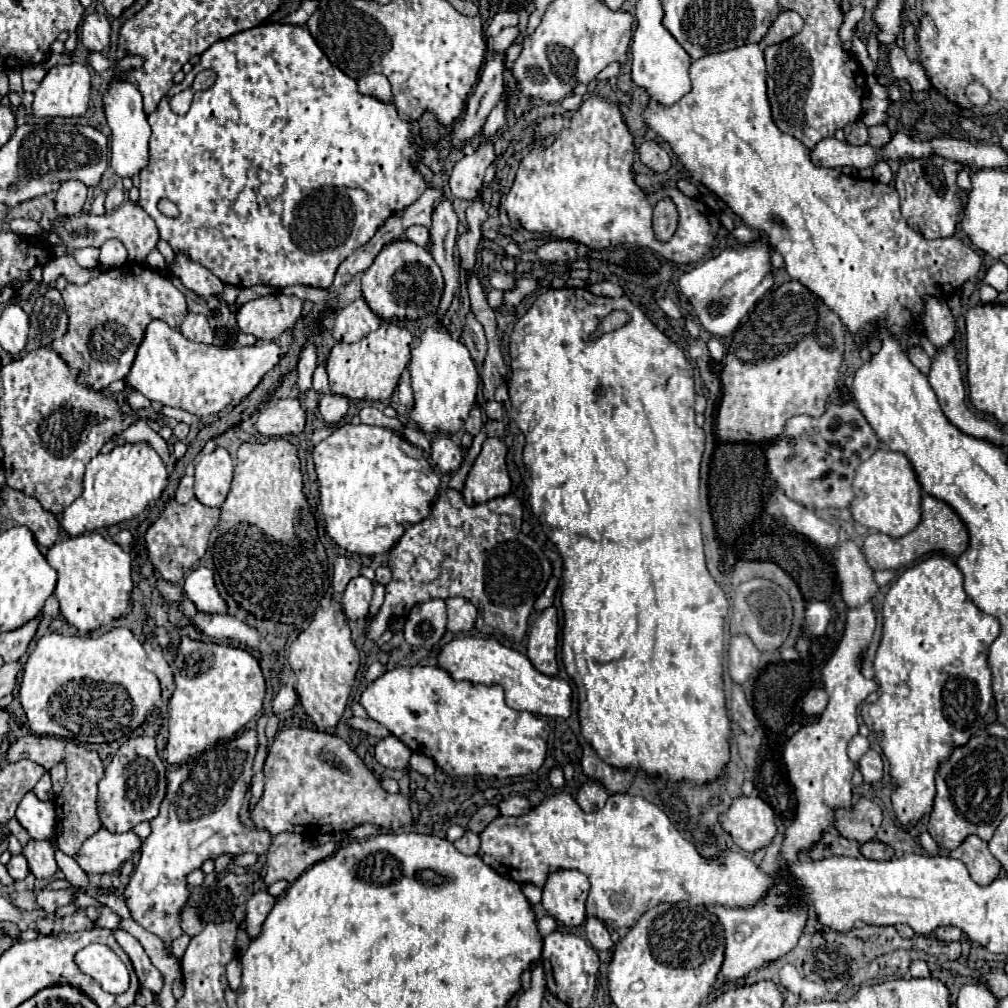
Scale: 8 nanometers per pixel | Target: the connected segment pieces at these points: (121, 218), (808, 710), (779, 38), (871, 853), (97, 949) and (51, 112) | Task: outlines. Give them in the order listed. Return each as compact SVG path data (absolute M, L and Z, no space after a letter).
M129 200L119 210L115 210L113 214L105 214L105 216L95 216L95 214L57 216L53 220L53 232L63 240L65 248L69 248L69 250L87 248L87 246L99 248L99 246L103 246L105 240L117 238L129 250L129 260L131 262L143 262L145 256L151 250L155 250L155 246L159 242L159 232L157 232L155 222L149 218L149 214L139 204L131 204Z
M811 688L801 700L801 710L807 716L819 716L825 708L827 708L827 692L825 690Z
M781 12L775 22L771 24L769 32L763 36L761 44L763 46L771 46L771 44L779 44L791 36L795 36L803 26L803 20L797 12Z
M871 840L871 842L865 842L861 844L861 854L865 858L871 858L871 860L891 860L893 858L893 848L879 842L879 840Z
M89 944L75 956L77 966L97 980L105 992L123 994L129 988L129 972L121 958L105 944Z
M83 64L53 66L35 90L35 116L83 116L89 106L89 70Z

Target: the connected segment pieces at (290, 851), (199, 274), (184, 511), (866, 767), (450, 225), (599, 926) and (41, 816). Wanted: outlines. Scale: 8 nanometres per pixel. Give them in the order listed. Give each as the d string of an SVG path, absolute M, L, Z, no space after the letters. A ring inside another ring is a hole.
M283 832L277 834L267 850L267 874L263 882L269 886L277 880L295 882L307 868L315 862L331 856L335 844L327 842L323 846L305 846L301 834Z
M177 254L175 262L169 266L169 270L195 294L207 298L207 296L219 296L223 292L223 282L213 276L209 270L199 266L197 262L191 262L185 254Z
M175 498L169 500L161 516L145 532L147 552L151 564L161 572L161 576L173 584L181 582L189 570L193 570L209 548L209 534L219 522L219 508L209 508L197 498L187 504L179 504Z
M869 750L863 758L861 758L861 774L865 778L867 784L877 784L883 778L883 760L875 750Z
M441 198L435 204L433 210L433 222L431 222L431 256L439 264L443 278L445 278L445 292L439 304L439 314L443 314L453 298L453 292L459 282L459 274L453 262L453 248L457 240L457 214L453 210L453 200L451 198Z
M587 916L583 926L585 926L587 940L591 942L591 946L595 950L609 950L613 946L613 942L609 938L609 932L607 932L607 928L605 928L605 924L601 920L597 920L595 916Z
M33 792L23 796L15 818L33 840L49 840L55 836L55 806L53 802L39 800Z

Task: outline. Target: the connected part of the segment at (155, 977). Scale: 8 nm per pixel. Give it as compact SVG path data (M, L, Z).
M115 930L115 938L117 942L123 946L123 950L127 952L127 956L133 962L135 974L139 976L139 984L147 990L151 990L153 994L159 994L163 988L163 976L161 972L151 964L149 956L145 954L143 946L139 944L137 938L133 938L129 932L125 930Z

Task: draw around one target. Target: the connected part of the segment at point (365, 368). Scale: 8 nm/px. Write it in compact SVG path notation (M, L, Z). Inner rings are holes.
M381 322L381 326L355 344L337 342L331 348L327 360L329 372L329 388L337 396L353 398L353 400L389 400L393 390L397 388L397 380L405 370L413 348L413 334L407 328L401 328L391 322Z

